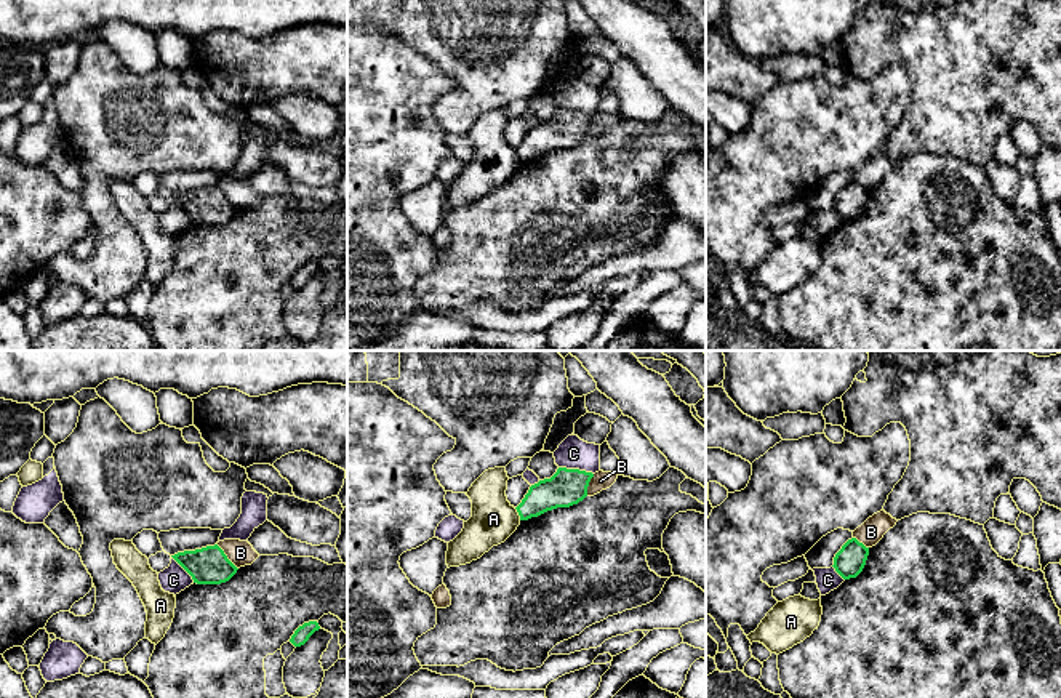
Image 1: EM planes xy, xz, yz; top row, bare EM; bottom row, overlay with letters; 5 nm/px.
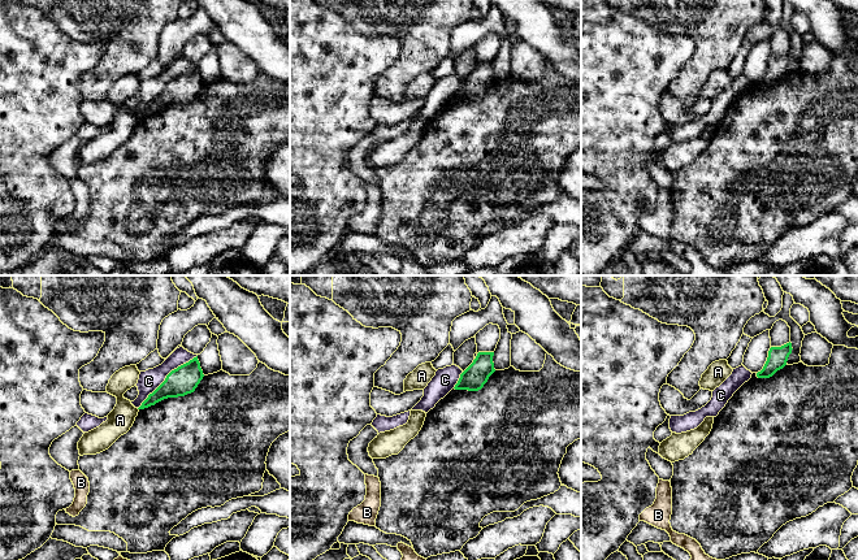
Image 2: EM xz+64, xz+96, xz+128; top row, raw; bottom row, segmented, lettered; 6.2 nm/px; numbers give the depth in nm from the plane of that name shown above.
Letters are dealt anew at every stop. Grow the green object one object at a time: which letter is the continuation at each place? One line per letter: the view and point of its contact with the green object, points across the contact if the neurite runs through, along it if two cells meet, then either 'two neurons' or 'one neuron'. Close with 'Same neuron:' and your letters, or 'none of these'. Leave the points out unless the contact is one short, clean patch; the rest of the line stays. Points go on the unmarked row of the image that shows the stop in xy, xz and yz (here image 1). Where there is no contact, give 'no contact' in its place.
A: contact xz (519, 156); two neurons
B: contact xy (226, 199); border xy (216, 186), (237, 210); two neurons
C: contact xz (576, 111); border xz (559, 108), (583, 111), (592, 116); two neurons
Same neuron: none of these

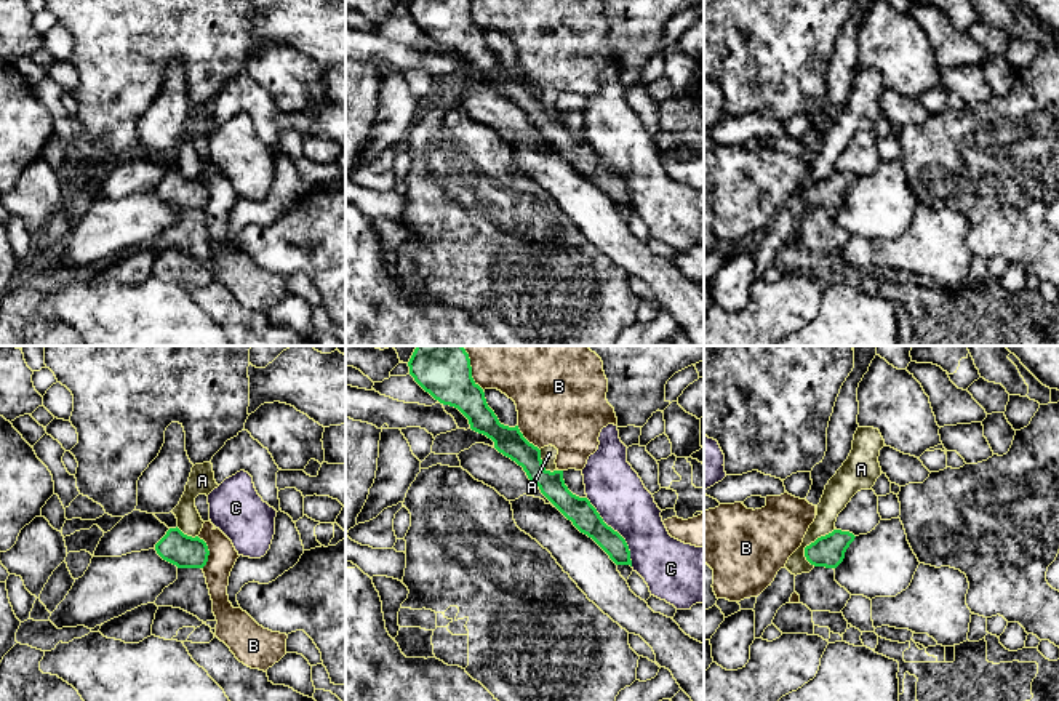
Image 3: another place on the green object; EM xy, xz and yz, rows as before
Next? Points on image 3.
A: contact yz (811, 184); border yz (835, 170), (818, 178), (805, 189), (805, 200), (811, 207); two neurons
B: contact xy (208, 194); two neurons
C: contact xz (616, 173); two neurons
Same neuron: none of these

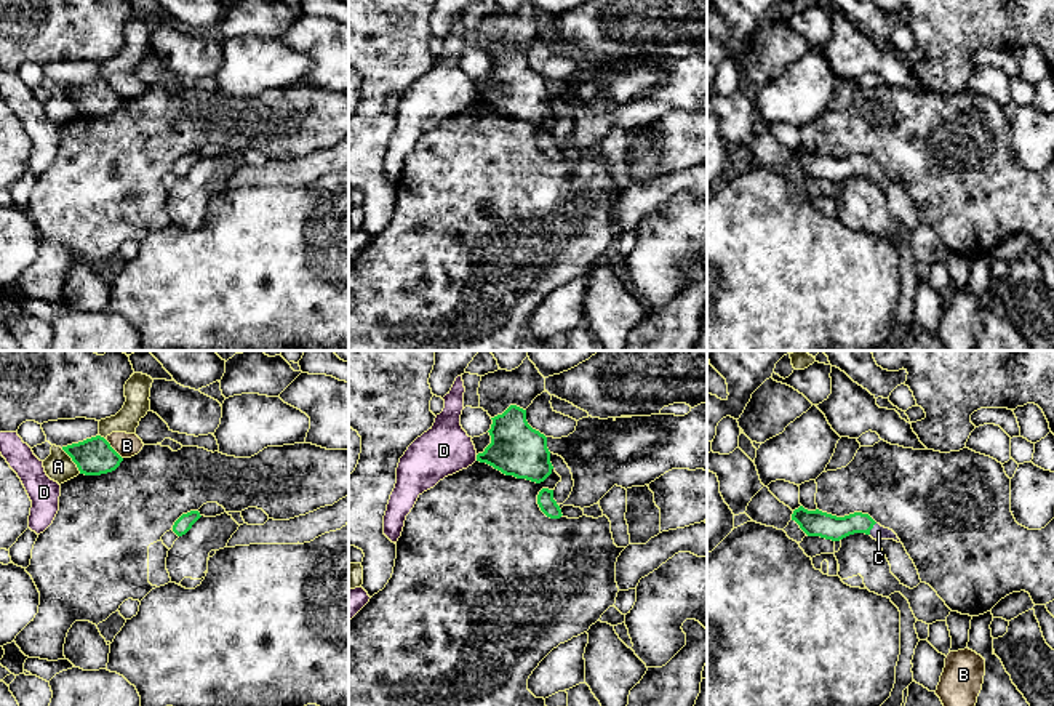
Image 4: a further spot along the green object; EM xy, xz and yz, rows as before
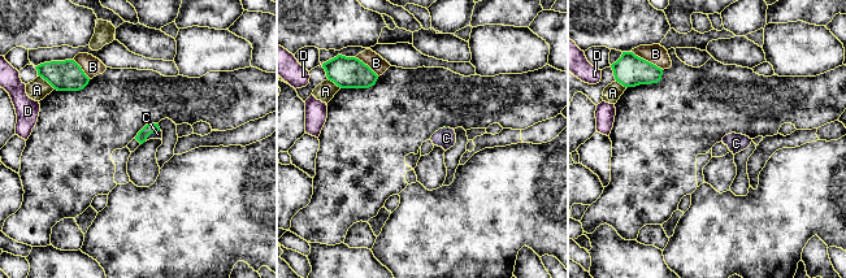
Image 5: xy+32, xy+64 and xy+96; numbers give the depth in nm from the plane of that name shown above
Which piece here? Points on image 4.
A: contact xy (72, 101); border xy (61, 90), (80, 114); two neurons
B: contact xy (112, 90); border xy (104, 80), (122, 100); two neurons
C: contact yz (872, 168); way yz (826, 167), (872, 168), (878, 173); one neuron
D: contact xz (477, 100); two neurons
Same neuron: C

